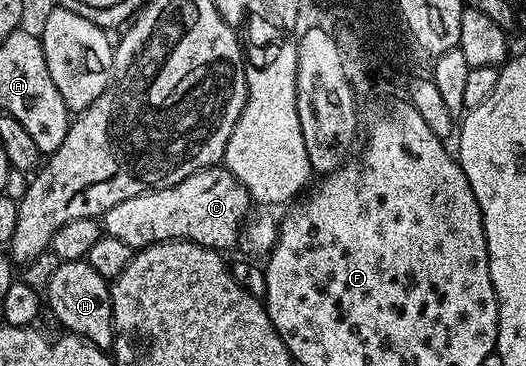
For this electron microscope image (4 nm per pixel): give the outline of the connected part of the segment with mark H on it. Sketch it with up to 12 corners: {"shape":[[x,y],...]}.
{"shape":[[85,259],[62,261],[44,299],[65,330],[114,345],[110,283]]}

